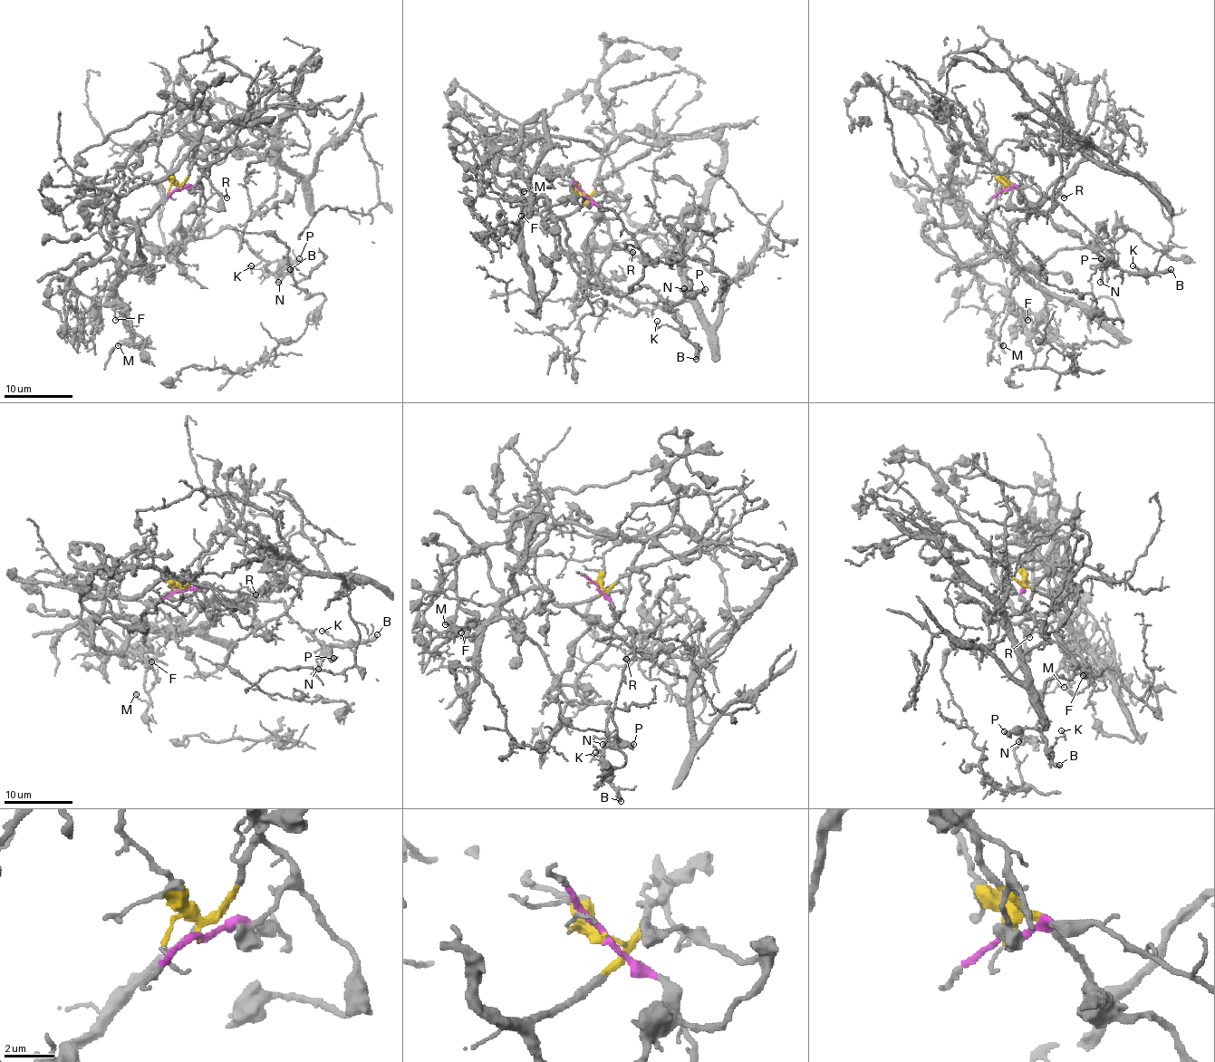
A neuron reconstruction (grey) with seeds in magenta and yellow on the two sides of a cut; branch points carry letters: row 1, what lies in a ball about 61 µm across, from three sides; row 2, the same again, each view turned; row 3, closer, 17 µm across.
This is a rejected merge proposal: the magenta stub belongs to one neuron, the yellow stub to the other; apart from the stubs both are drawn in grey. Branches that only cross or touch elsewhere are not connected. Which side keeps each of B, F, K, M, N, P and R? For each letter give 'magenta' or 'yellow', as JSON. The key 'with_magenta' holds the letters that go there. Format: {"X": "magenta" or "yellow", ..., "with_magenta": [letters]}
{"B": "magenta", "F": "yellow", "K": "magenta", "M": "yellow", "N": "magenta", "P": "magenta", "R": "magenta", "with_magenta": ["B", "K", "N", "P", "R"]}

